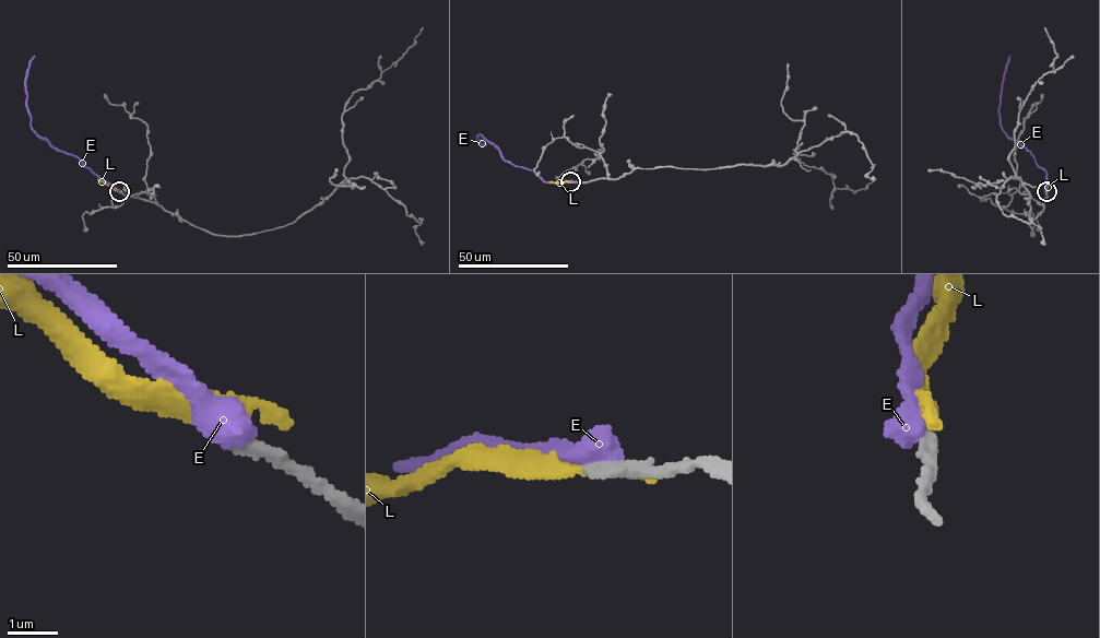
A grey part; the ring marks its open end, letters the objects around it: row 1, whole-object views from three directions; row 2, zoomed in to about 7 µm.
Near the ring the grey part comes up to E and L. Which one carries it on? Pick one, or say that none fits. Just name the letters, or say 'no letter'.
no letter

